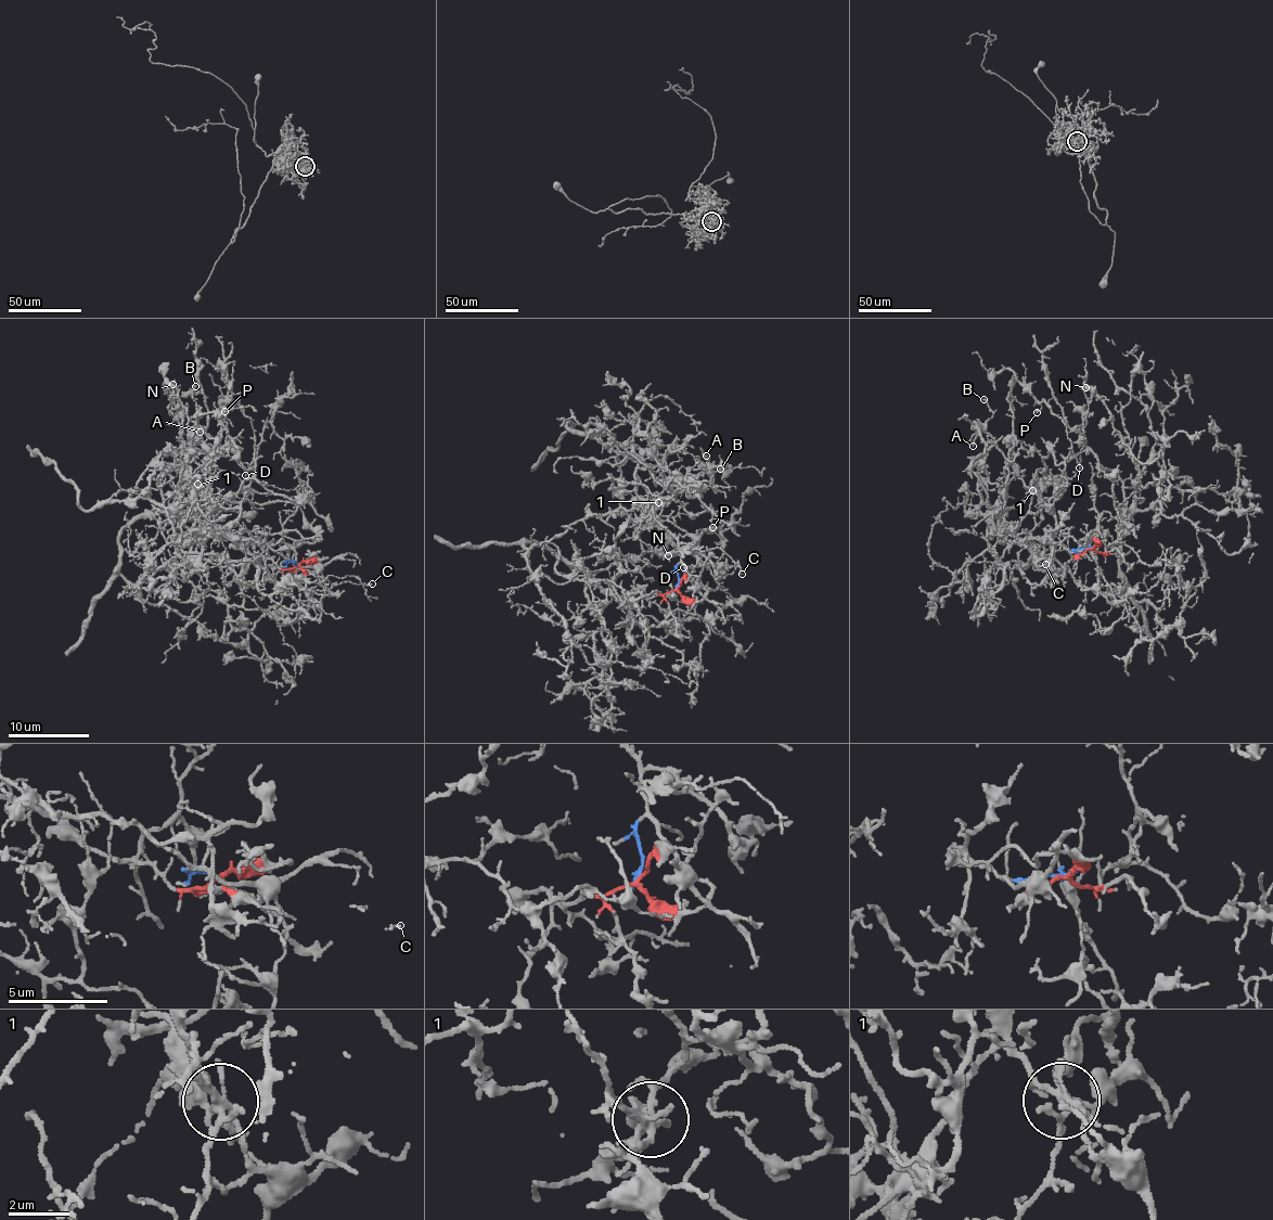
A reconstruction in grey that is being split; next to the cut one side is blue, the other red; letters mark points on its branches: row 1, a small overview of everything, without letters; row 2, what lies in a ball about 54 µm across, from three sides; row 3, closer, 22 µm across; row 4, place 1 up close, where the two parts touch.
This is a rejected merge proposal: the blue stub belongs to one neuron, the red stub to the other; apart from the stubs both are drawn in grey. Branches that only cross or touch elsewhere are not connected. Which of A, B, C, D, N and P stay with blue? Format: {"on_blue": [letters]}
{"on_blue": ["C"]}

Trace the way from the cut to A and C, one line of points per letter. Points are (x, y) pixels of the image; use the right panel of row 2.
A: (1092, 548), (1129, 509), (1123, 587), (1090, 590), (1018, 466), (981, 431), (973, 447)
C: (1090, 548), (1046, 541), (1050, 564), (1044, 570), (1032, 563), (1044, 563)

